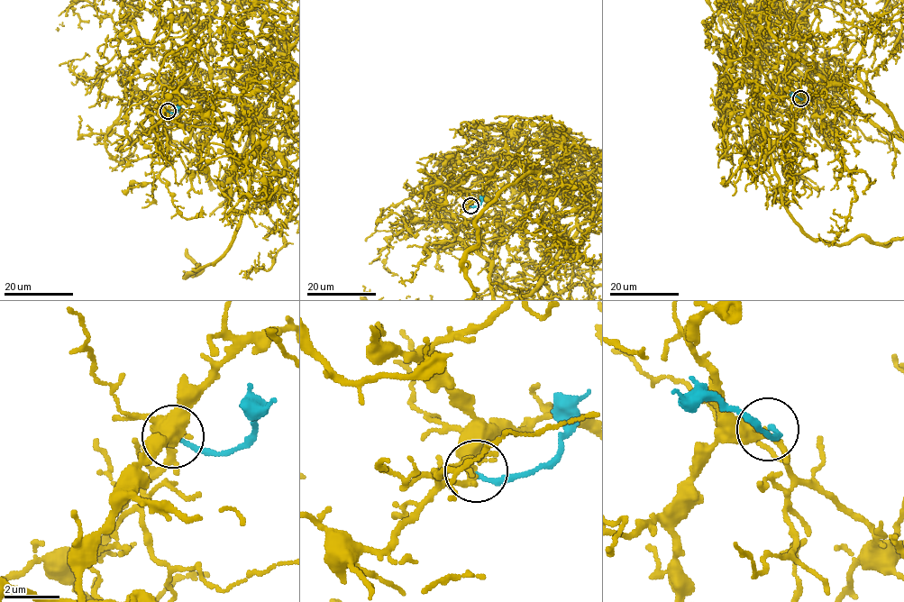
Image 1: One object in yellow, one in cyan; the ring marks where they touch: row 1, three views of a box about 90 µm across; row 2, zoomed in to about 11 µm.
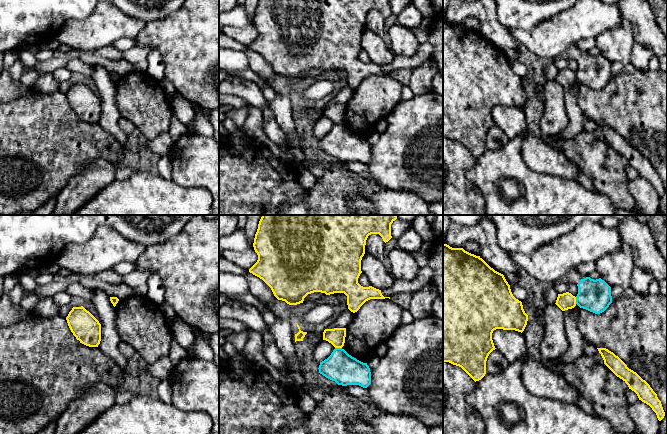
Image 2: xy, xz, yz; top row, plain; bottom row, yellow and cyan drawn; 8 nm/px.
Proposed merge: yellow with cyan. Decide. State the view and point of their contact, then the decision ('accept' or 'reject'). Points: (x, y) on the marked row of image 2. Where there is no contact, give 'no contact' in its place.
xz (338, 347) | reject

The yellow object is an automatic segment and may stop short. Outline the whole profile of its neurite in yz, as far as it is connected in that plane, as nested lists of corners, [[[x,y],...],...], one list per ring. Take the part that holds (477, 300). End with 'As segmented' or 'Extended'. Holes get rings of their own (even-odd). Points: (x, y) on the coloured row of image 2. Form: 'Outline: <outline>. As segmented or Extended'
Outline: [[[443,244],[443,362],[461,367],[475,382],[486,374],[486,361],[495,350],[492,333],[496,329],[523,332],[528,315],[516,299],[503,274],[491,268],[480,256]]]. As segmented

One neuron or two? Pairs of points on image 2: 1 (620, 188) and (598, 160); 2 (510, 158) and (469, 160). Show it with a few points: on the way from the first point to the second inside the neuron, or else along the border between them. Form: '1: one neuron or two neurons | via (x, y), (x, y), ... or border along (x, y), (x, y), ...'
1: one neuron | via (613, 181), (600, 167)
2: two neurons | border along (476, 158), (476, 162), (466, 173), (472, 183)

